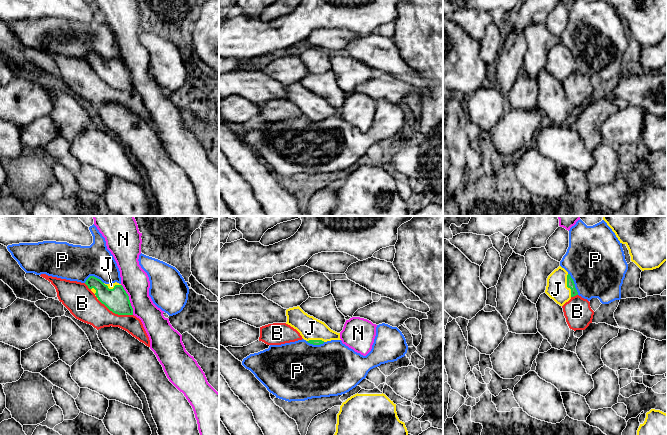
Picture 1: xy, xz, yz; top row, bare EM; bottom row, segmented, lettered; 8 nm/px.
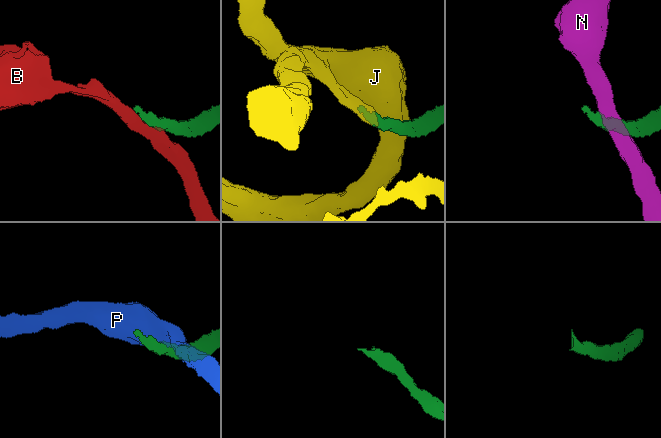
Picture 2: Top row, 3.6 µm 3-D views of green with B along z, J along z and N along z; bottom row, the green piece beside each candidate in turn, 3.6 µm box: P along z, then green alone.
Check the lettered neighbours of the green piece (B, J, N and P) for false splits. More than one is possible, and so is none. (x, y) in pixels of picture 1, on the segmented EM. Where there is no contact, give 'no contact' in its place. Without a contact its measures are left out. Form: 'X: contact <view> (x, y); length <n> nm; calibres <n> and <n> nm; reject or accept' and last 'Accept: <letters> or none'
B: contact xy (115, 313); length 320 nm; calibres 190 and 240 nm; reject
J: contact yz (567, 285); length 190 nm; calibres 60 and 170 nm; accept
N: contact xy (128, 299); length 260 nm; calibres 190 and 220 nm; reject
P: contact yz (574, 284); length 190 nm; calibres 60 and 460 nm; reject
Accept: J

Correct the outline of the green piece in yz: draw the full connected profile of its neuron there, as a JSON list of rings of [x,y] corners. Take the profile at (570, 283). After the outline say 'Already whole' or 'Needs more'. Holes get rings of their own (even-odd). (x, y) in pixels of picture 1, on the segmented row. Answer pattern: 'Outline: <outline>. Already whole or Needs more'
Outline: [[[561,266],[548,276],[545,293],[560,306],[578,295],[573,279]]]. Needs more

